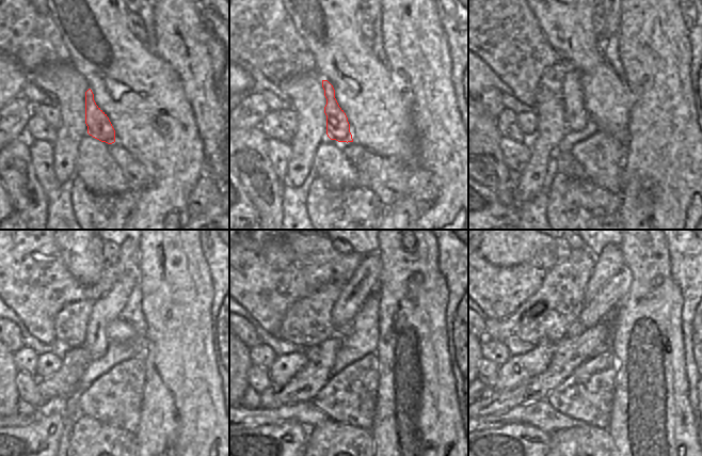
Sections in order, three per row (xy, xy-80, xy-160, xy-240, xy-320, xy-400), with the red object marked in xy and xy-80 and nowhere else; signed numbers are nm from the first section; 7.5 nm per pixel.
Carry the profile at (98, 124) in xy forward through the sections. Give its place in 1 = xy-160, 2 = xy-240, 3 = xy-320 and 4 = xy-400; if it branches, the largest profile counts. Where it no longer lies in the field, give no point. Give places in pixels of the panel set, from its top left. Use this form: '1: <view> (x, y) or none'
1: xy-160 (576, 116)
2: xy-240 (108, 308)
3: xy-320 (365, 280)
4: xy-400 (609, 261)

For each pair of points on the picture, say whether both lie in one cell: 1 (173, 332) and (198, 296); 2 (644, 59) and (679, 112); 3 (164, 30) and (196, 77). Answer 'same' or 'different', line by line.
1: same
2: same
3: same

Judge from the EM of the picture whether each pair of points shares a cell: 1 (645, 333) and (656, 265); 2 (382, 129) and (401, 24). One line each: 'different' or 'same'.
1: same
2: different

